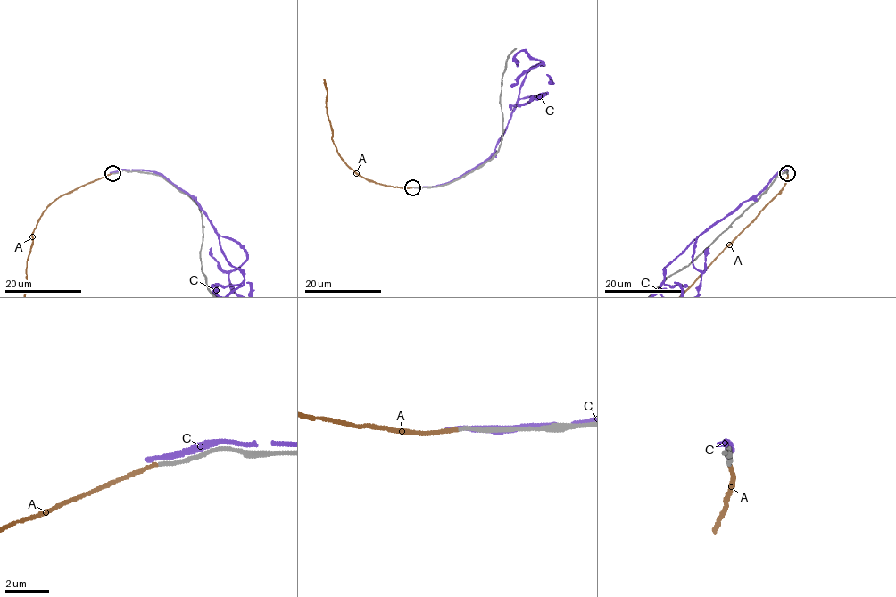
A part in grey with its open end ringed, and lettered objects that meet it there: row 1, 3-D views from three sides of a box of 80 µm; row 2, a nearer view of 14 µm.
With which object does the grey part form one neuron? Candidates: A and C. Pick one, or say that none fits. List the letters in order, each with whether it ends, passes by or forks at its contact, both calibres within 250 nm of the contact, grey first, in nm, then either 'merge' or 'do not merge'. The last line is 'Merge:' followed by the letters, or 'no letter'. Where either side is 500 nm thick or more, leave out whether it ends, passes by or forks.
A: it ends | 150/150 nm | merge
C: it passes by | 180/320 nm | do not merge
Merge: A

